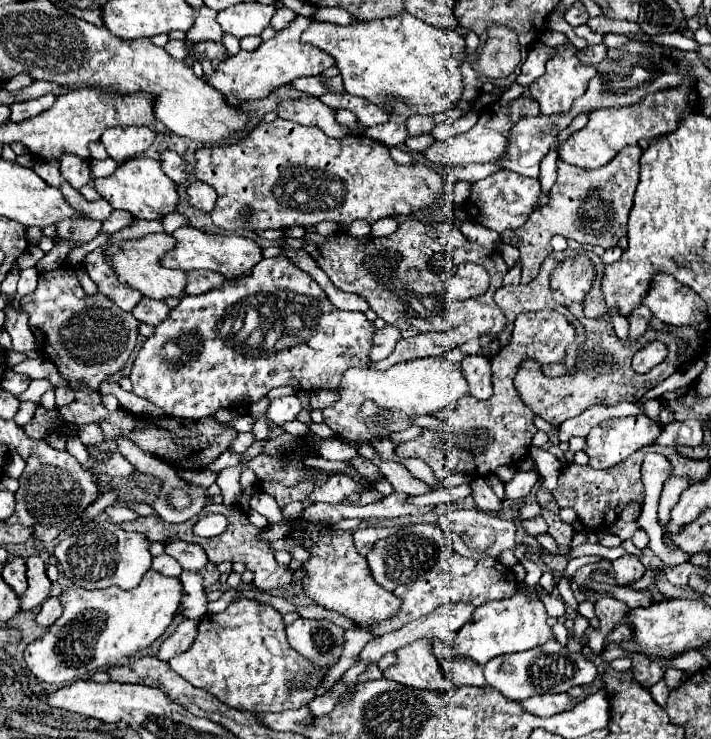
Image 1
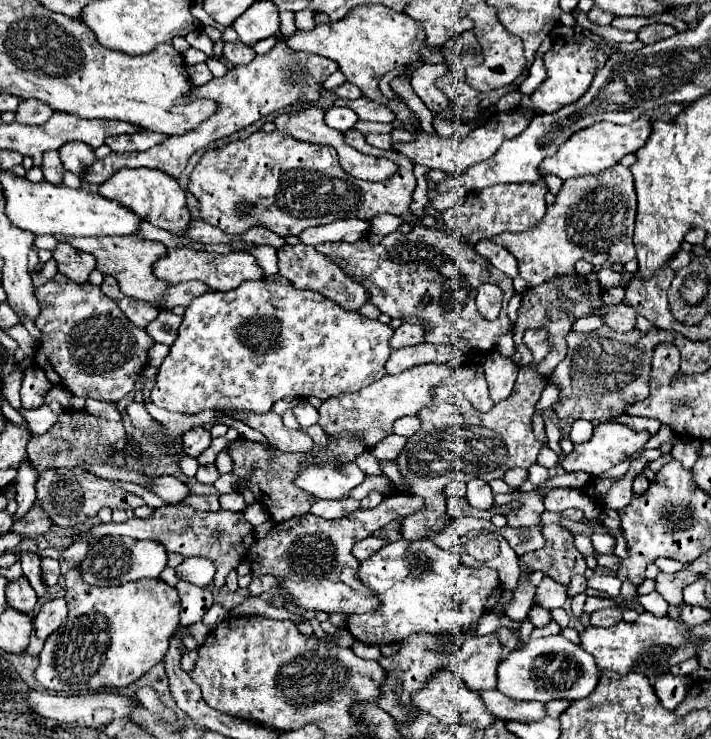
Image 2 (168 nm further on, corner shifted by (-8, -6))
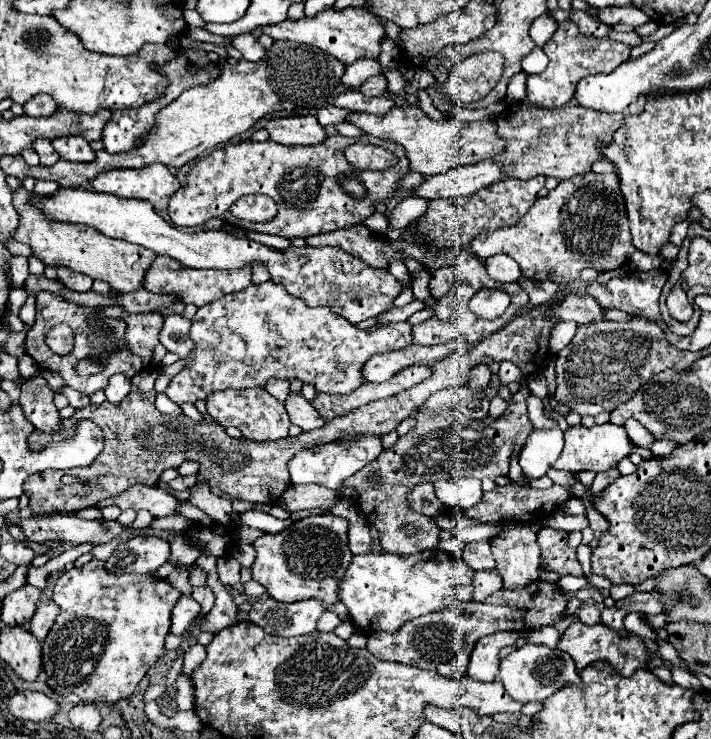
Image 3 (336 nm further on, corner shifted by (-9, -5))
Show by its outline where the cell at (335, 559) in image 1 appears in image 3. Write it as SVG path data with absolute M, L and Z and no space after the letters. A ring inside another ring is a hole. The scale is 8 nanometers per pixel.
M325 513L295 521L281 533L265 533L253 541L253 549L257 551L257 559L251 567L253 579L277 601L293 603L299 599L321 599L325 607L331 607L339 601L337 587L343 577L343 567L347 567L353 559L347 545L347 531L347 519Z

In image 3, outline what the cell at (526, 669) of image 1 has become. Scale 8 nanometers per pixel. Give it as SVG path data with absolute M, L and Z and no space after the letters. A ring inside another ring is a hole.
M527 643L501 659L499 667L499 679L505 687L505 691L519 703L529 703L529 701L545 701L549 695L557 693L565 685L575 685L581 687L581 677L579 671L573 663L573 657L569 653L559 651L557 647L547 647L547 645L535 645Z

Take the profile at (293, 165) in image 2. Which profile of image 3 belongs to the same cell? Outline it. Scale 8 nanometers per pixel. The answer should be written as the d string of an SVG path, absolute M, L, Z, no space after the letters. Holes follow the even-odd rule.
M371 135L363 137L327 137L319 145L281 145L273 139L269 141L251 141L241 139L227 143L219 149L213 149L197 163L191 165L187 175L187 187L179 189L169 201L169 217L179 227L199 227L209 219L217 217L237 229L259 231L281 235L287 239L293 237L311 237L319 233L329 233L349 225L363 223L369 215L375 213L377 203L387 203L399 189L401 179L409 173L409 159L405 159L405 149L397 143L387 143L383 139L373 139ZM353 143L371 143L381 145L397 155L399 163L387 171L359 171L353 169L345 157L343 149ZM261 193L271 197L277 203L275 219L267 223L247 223L235 219L229 213L229 207L243 195Z

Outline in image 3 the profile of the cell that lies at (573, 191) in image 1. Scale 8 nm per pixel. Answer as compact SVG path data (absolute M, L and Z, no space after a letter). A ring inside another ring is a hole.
M589 171L561 181L547 197L537 199L517 225L477 235L477 239L471 241L471 249L481 259L507 253L519 263L523 277L535 281L549 279L561 285L579 279L579 271L585 267L597 271L623 267L631 259L635 247L631 243L629 219L617 173L603 175Z

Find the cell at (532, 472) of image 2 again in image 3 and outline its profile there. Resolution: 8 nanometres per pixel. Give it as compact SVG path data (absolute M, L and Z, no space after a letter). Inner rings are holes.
M533 431L519 455L519 465L529 479L543 477L563 449L563 431Z

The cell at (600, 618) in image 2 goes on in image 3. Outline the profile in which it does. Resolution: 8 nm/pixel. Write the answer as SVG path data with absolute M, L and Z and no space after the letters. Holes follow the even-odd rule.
M585 605L579 609L579 619L587 625L597 625L597 623L601 623L601 611L597 607Z

